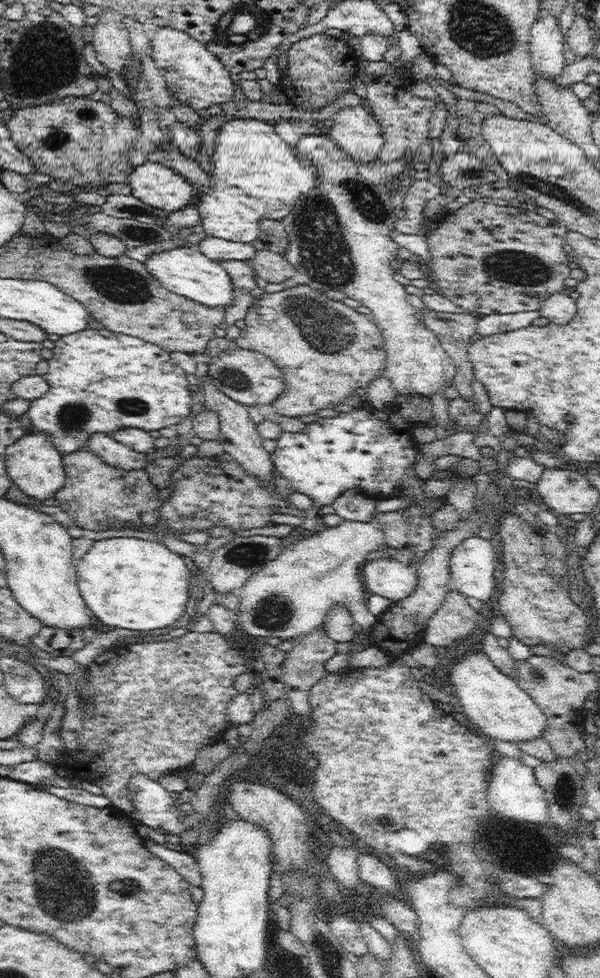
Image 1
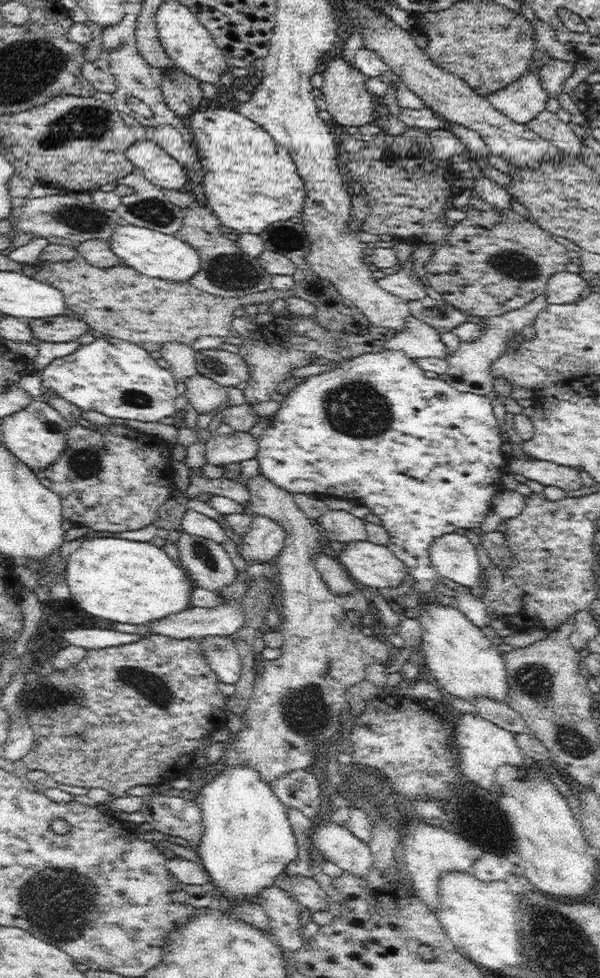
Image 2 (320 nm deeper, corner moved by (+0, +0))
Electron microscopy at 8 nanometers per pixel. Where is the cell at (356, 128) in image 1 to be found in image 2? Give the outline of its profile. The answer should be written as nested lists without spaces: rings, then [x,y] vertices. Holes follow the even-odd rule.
[[[336,55],[326,62],[326,68],[323,71],[323,85],[321,90],[326,101],[327,111],[332,116],[331,123],[346,127],[358,127],[377,122],[377,114],[374,111],[376,98],[366,88],[367,76],[363,75],[344,60],[342,55]]]

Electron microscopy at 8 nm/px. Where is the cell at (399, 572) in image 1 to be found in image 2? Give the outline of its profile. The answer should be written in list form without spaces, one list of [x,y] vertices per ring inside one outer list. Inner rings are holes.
[[[368,539],[347,542],[346,548],[339,553],[340,563],[348,575],[367,587],[396,588],[407,575],[407,566],[387,546],[374,544]]]

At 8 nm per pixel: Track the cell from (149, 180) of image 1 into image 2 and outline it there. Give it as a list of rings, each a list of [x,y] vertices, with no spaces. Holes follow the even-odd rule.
[[[151,137],[145,142],[136,141],[125,155],[134,167],[142,169],[152,185],[162,190],[180,189],[186,184],[187,172],[183,166],[160,149]]]

